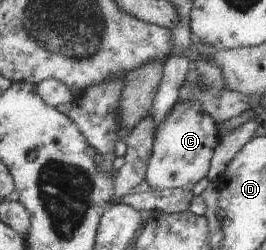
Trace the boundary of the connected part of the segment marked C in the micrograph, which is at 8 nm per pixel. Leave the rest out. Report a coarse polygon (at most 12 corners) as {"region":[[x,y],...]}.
{"region":[[197,99],[158,124],[146,182],[193,190],[221,141]]}

